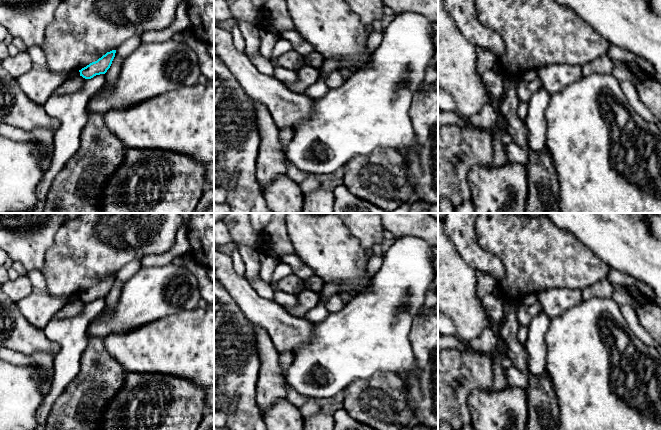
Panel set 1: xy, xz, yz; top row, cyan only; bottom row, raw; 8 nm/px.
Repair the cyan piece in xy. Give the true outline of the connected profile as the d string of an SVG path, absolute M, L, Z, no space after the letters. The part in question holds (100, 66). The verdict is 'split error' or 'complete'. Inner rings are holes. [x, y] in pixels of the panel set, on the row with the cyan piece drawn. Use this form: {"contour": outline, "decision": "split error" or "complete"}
{"contour": "M116 50L107 52L97 61L90 63L86 67L79 70L80 76L85 79L91 79L96 75L105 74L110 68L112 61L115 57Z", "decision": "complete"}

